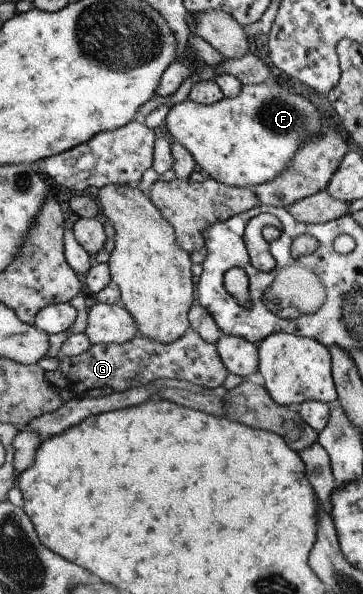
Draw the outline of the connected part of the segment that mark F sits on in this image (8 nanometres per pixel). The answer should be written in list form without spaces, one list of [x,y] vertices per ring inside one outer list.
[[[274,78],[256,85],[242,84],[242,91],[239,93],[239,96],[236,96],[234,99],[224,97],[219,102],[212,105],[204,105],[186,99],[184,102],[171,106],[164,120],[166,122],[165,126],[169,134],[172,136],[171,140],[181,146],[184,146],[191,153],[191,156],[195,159],[195,162],[201,166],[203,173],[207,177],[211,177],[213,180],[229,186],[249,188],[261,184],[262,182],[267,182],[269,179],[275,178],[277,174],[279,174],[282,170],[285,170],[285,167],[289,164],[291,158],[293,158],[297,147],[305,139],[308,139],[313,135],[318,135],[325,130],[325,119],[318,112],[317,108],[305,97],[295,93],[292,88],[288,89],[287,87],[283,87],[283,85],[279,84],[279,82],[277,82],[277,80]]]

